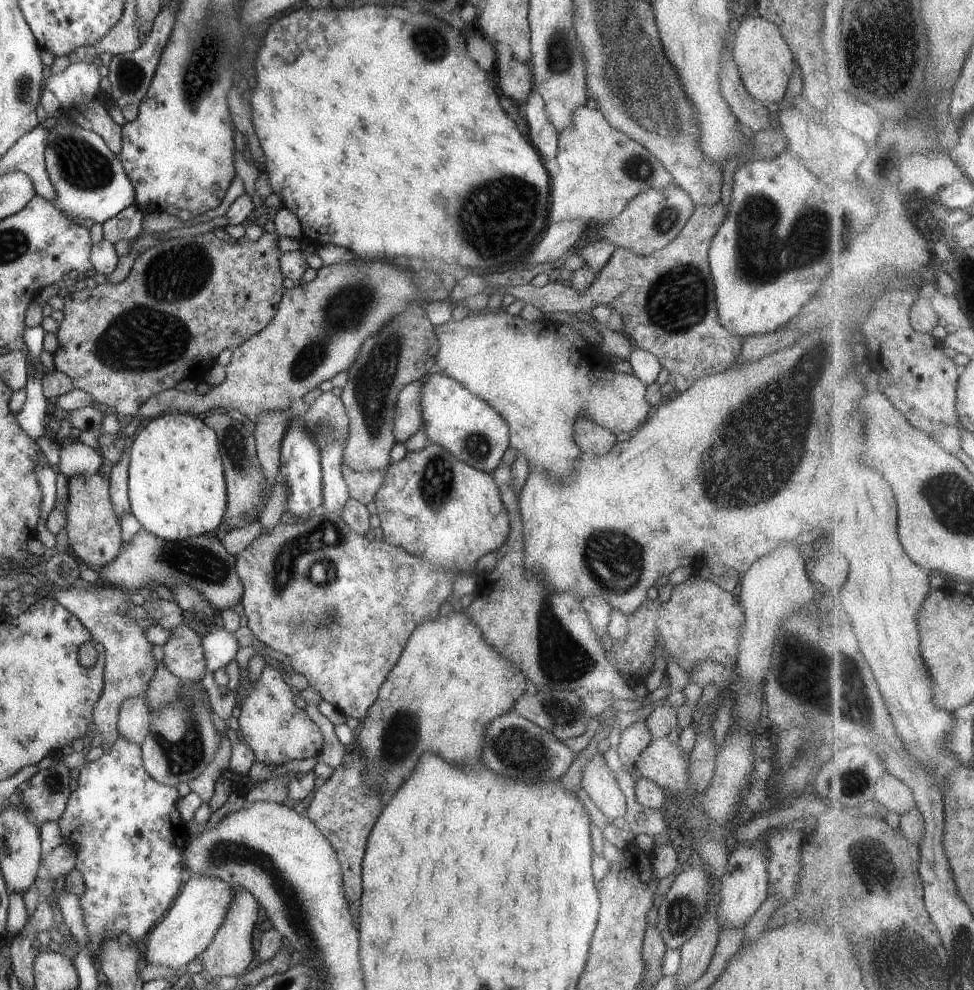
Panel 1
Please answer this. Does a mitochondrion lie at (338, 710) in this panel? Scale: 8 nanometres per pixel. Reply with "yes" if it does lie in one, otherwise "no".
no

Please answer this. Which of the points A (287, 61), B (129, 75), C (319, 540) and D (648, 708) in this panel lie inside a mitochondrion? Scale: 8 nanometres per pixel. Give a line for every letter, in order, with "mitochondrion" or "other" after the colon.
A: other
B: mitochondrion
C: mitochondrion
D: other

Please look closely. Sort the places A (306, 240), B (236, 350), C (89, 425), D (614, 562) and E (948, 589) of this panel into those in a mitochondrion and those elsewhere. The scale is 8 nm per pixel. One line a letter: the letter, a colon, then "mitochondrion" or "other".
A: other
B: other
C: other
D: mitochondrion
E: other

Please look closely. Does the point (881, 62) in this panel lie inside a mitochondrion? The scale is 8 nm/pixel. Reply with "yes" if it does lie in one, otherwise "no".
yes

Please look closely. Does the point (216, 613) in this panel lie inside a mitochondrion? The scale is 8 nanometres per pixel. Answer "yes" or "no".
no

